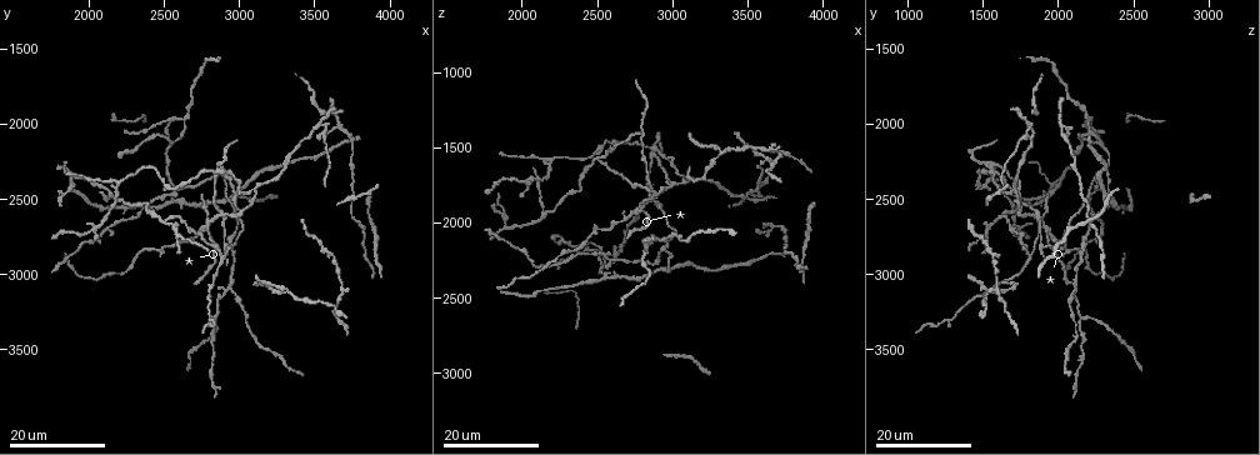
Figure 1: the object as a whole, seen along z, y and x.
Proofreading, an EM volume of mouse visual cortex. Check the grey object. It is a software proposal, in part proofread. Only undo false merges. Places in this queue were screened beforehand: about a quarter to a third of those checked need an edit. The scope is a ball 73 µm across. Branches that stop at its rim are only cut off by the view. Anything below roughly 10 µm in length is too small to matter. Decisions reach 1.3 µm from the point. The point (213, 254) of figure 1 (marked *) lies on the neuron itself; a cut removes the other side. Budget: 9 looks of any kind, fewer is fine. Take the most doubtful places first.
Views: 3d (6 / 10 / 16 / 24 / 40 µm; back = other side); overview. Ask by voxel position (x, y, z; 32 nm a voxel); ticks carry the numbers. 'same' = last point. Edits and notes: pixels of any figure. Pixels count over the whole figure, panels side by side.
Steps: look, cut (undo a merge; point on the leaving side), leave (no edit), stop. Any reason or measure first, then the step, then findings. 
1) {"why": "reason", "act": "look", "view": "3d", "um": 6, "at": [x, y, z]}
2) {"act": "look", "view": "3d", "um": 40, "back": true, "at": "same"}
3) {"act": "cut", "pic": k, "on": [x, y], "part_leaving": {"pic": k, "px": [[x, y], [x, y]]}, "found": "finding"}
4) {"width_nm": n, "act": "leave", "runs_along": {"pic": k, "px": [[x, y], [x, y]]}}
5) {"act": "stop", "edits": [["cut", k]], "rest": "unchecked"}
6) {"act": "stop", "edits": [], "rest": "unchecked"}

{"why": "four-way junction", "act": "look", "view": "3d", "um": 24, "at": [2880, 2880, 1820]}

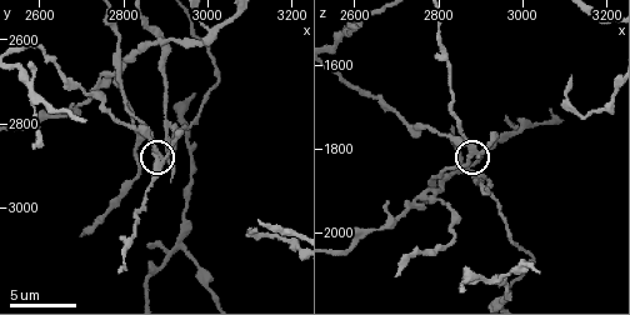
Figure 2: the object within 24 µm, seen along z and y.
{"act": "look", "view": "3d", "um": 6, "at": "same"}

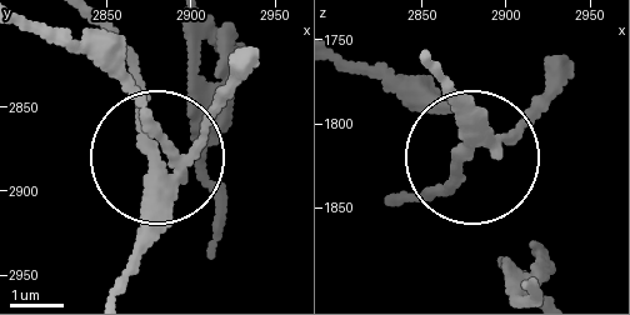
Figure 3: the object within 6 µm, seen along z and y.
{"arms": 4, "act": "cut", "pic": 3, "on": [150, 238], "part_leaving": {"pic": 3, "px": [[174, 165], [165, 214], [125, 281]]}, "found": "two neurons meet here"}

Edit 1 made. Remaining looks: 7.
{"act": "look", "view": "overview"}

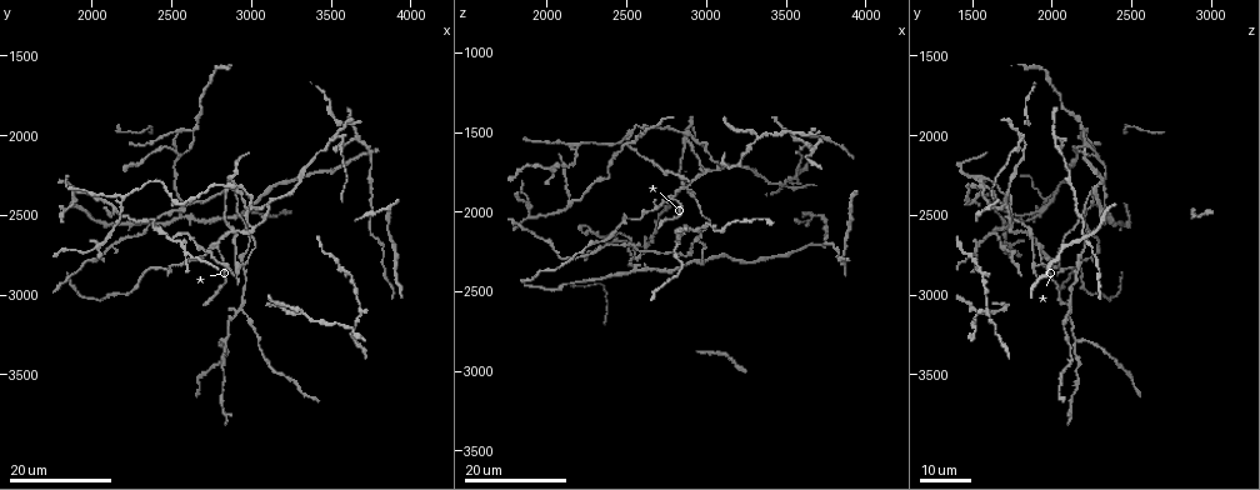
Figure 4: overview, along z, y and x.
{"why": "three-way junction", "act": "look", "view": "3d", "um": 24, "at": [2500, 2640, 1580]}

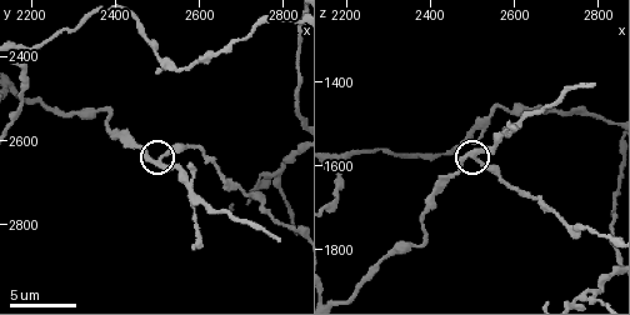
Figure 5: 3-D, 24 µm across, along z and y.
{"why": "zoom in", "act": "look", "view": "3d", "um": 6, "at": [2505, 2650, 1585]}

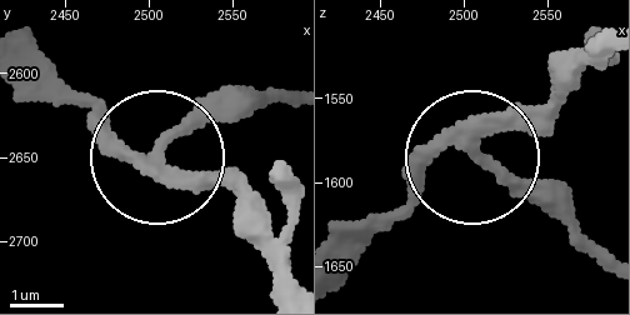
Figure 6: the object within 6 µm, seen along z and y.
{"act": "leave", "found": "continuous, no second neuron"}

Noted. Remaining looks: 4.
{"why": "three-way junction", "act": "look", "view": "3d", "um": 24, "at": [2640, 1960, 2200]}

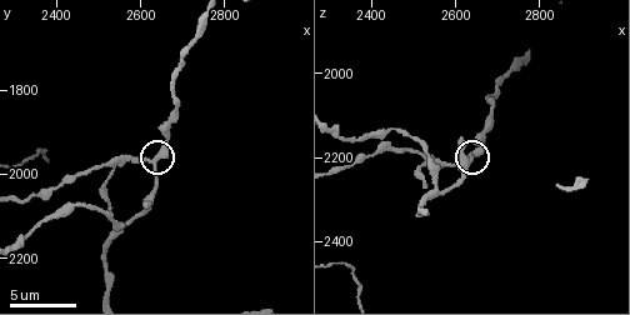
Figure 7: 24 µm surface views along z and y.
{"why": "closer look", "act": "look", "view": "3d", "um": 6, "at": "same"}

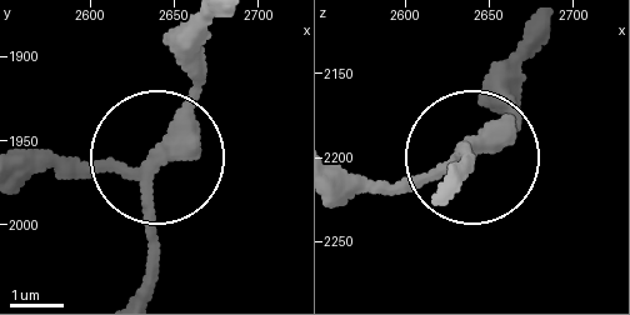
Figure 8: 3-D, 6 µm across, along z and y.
{"arms": 3, "act": "leave", "found": "all the same neuron"}

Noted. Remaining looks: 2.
{"why": "four-way junction", "act": "look", "view": "3d", "um": 16, "at": [2190, 2395, 1585]}

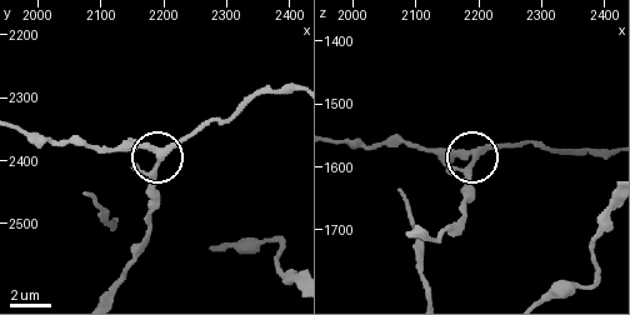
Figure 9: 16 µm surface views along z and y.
{"arms": 4, "act": "leave", "found": "one neuron here"}

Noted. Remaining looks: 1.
{"act": "stop", "edits": [["cut", 3]], "rest": "unchecked"}

